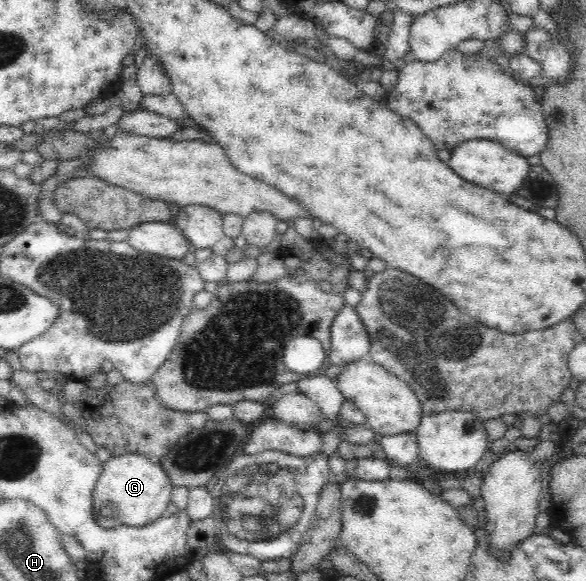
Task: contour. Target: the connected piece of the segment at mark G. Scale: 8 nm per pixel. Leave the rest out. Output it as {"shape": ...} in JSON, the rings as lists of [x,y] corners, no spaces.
{"shape":[[[143,454],[113,456],[103,463],[101,475],[92,493],[92,511],[101,528],[147,526],[162,516],[171,499],[172,485],[159,463],[150,462]]]}

